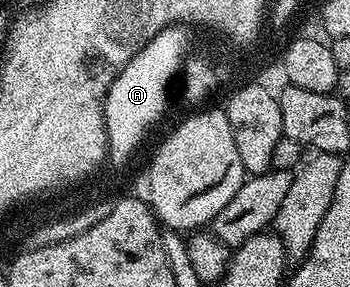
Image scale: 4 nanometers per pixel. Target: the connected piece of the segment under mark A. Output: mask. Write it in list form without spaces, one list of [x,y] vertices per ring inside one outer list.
[[[181,25],[165,27],[155,37],[151,37],[151,41],[115,77],[115,81],[109,87],[109,92],[105,94],[105,128],[109,142],[107,155],[136,156],[139,151],[137,146],[144,141],[149,126],[164,113],[165,106],[169,103],[169,90],[173,87],[173,78],[176,80],[182,74],[187,63],[185,46],[188,45],[189,39],[185,36],[185,31],[186,28]]]

